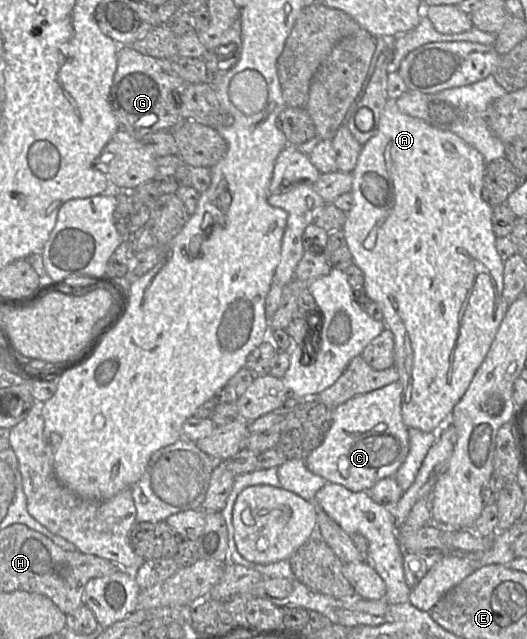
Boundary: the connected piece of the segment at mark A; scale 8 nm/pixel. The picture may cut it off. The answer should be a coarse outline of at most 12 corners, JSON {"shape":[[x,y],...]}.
{"shape":[[388,103],[342,231],[438,432],[507,307],[485,159]]}

